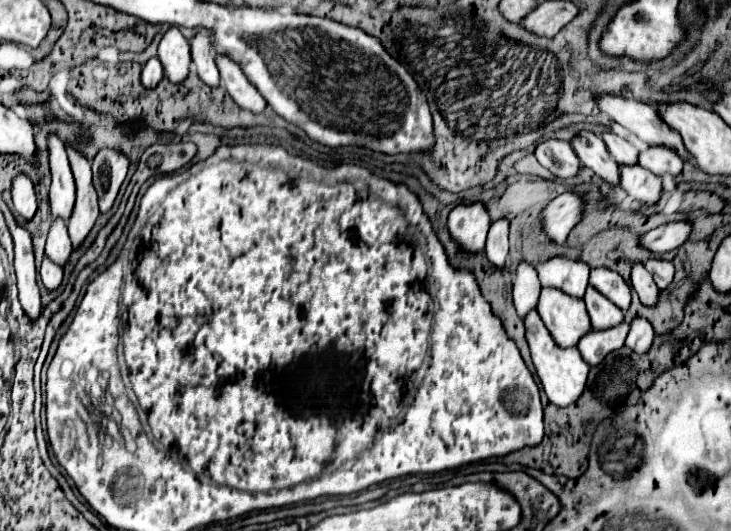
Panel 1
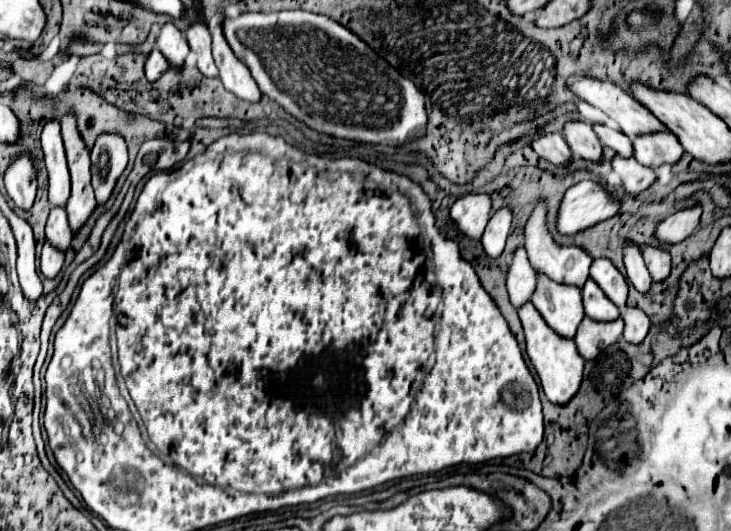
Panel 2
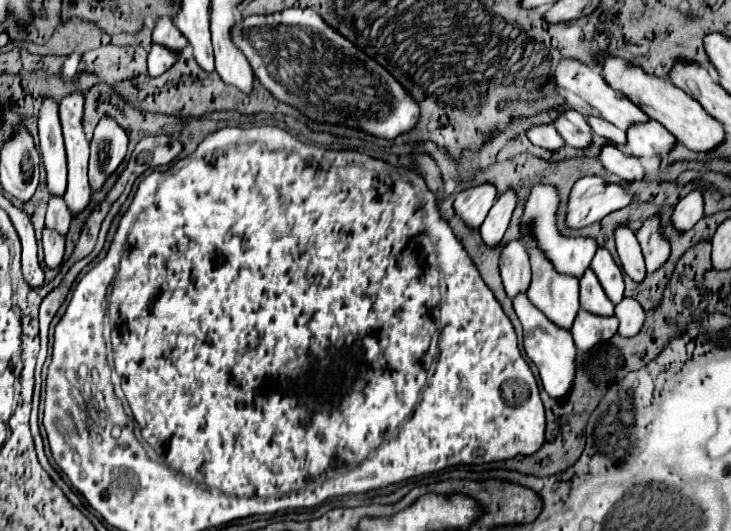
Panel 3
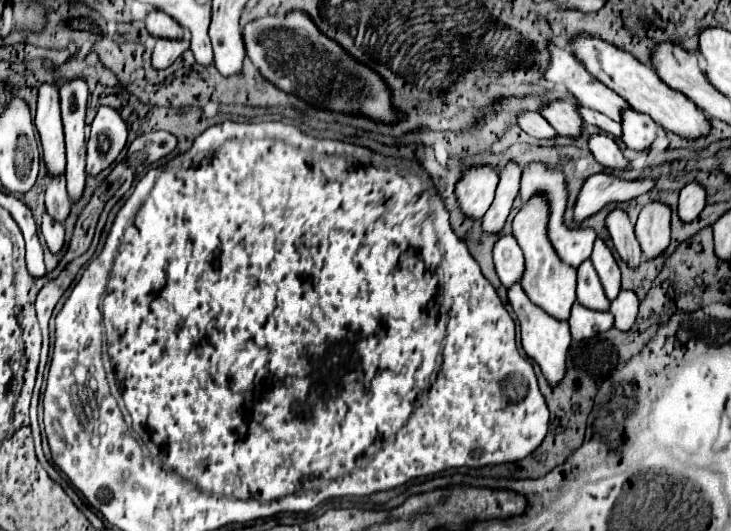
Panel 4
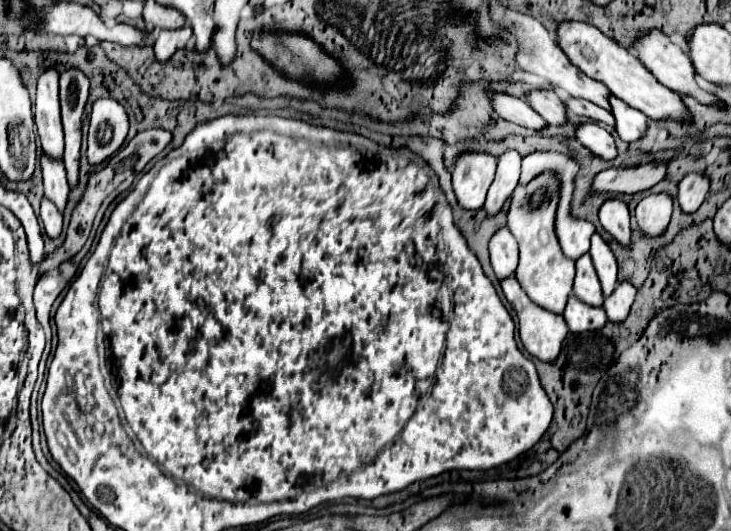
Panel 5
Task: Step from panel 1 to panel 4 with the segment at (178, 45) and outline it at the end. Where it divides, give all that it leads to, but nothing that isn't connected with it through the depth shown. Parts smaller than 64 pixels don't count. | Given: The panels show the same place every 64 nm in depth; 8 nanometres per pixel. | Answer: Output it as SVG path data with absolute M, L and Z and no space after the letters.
M160 10L146 14L146 28L152 36L164 36L164 38L184 36L184 30L180 28L180 24L176 24L176 20L172 20L172 16L168 16L166 12L160 12Z

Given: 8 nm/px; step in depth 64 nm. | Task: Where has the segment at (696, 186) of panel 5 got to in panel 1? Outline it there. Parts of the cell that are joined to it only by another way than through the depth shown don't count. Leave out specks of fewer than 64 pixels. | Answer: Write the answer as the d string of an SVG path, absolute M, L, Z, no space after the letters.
M680 220L680 222L668 222L662 224L642 236L642 246L652 250L656 256L662 256L680 244L688 240L692 232L692 222L690 220Z

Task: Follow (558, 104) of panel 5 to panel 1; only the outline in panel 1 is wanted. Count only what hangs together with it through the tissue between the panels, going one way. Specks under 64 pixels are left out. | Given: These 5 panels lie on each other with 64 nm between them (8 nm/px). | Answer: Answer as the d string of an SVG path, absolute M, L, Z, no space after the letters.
M578 132L572 138L572 148L580 162L594 170L596 176L602 176L604 182L608 184L618 184L618 164L610 160L610 154L606 150L606 144L602 138L594 132Z

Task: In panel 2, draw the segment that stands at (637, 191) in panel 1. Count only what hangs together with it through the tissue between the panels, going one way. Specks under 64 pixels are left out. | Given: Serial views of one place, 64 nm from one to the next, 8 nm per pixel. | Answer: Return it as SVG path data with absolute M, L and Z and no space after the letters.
M614 156L610 164L612 164L612 170L620 176L622 186L626 188L628 194L642 194L656 178L650 168L644 168L634 158Z

